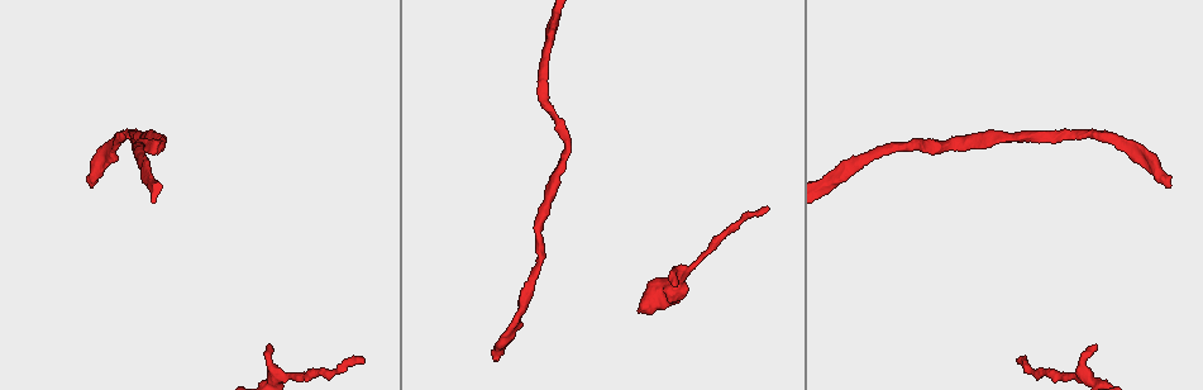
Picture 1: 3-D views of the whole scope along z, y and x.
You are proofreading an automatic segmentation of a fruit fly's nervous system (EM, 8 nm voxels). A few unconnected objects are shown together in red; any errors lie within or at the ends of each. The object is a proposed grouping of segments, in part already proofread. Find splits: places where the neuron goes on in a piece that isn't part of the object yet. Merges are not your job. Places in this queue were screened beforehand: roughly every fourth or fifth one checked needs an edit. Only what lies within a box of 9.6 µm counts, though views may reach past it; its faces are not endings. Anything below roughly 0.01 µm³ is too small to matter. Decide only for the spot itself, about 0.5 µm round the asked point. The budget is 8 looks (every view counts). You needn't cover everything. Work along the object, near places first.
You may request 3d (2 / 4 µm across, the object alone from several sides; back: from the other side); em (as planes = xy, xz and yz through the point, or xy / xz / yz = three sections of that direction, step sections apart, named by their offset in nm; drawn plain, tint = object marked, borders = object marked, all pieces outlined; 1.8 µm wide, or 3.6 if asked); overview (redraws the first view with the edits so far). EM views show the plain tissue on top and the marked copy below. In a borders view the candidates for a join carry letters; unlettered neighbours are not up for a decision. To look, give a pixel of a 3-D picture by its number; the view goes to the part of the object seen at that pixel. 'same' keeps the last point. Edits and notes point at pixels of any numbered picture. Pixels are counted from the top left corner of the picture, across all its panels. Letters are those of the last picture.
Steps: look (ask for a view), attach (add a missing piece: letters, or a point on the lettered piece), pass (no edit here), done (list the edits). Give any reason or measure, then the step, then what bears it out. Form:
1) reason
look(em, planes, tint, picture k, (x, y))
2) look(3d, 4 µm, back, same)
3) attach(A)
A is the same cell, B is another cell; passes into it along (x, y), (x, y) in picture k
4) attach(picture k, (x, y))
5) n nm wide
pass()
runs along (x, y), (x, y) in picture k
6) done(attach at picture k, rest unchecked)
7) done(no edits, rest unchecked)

look(3d, 2 µm, back, picture 1, (766, 208))

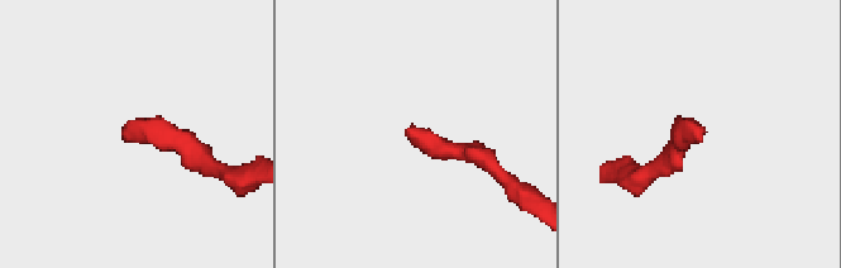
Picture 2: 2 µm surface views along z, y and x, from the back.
now the EM
look(em, planes, tint, picture 2, (126, 136))

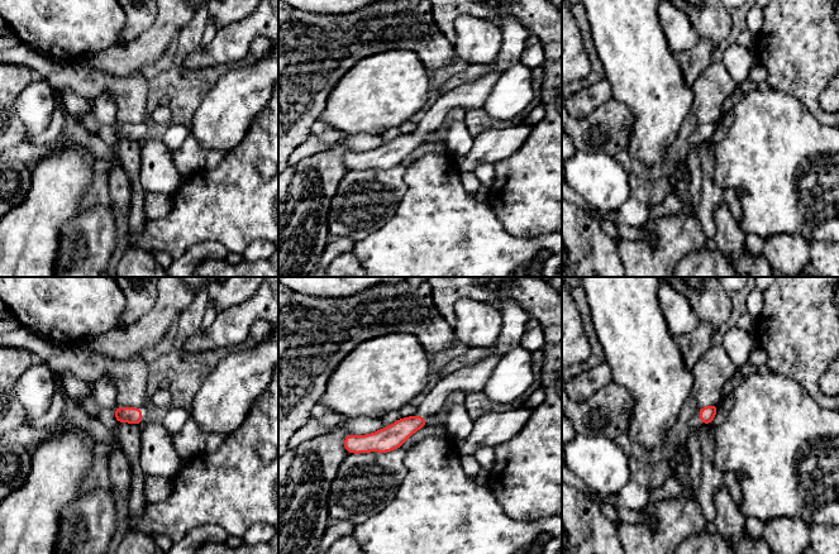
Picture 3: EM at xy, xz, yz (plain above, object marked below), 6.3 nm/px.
look(em, planes, borders, same)

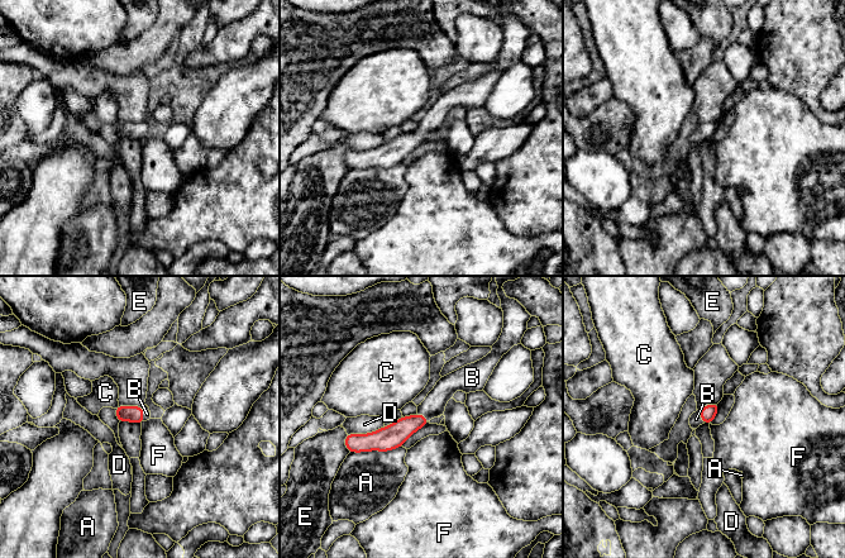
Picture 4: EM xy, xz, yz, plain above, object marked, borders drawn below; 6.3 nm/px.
attach(B)
B is the same cell, A, C, D, E and F are other cells; passes into it along (134, 414), (143, 414), (147, 414) in picture 4; it goes on there

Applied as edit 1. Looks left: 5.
thin end
look(em, planes, borders, picture 1, (674, 284))

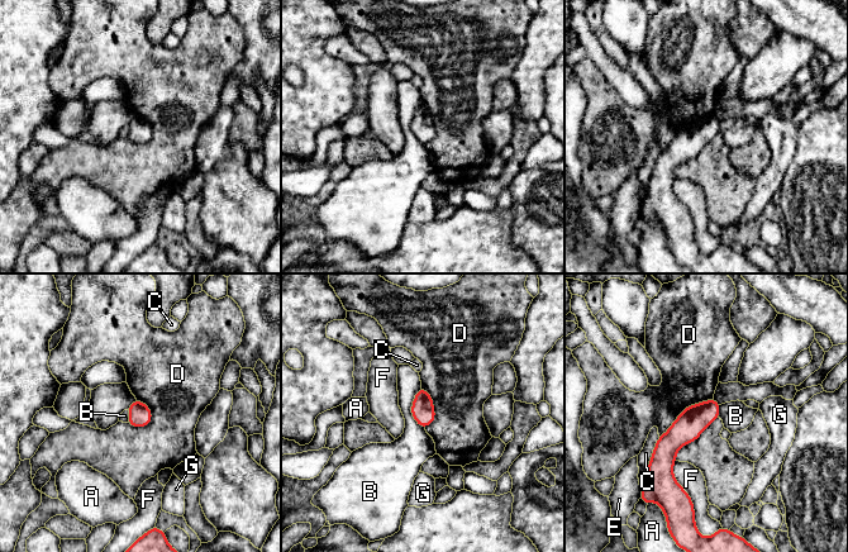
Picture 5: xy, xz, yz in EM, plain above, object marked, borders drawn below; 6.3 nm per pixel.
D touches over 420 nm
pass()
A, B, C, D, E, F and G are other cells; border along (713, 398), (686, 407), (660, 437) in picture 5; none of them fits

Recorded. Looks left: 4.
long arm stops here
look(em, planes, borders, picture 1, (493, 356))

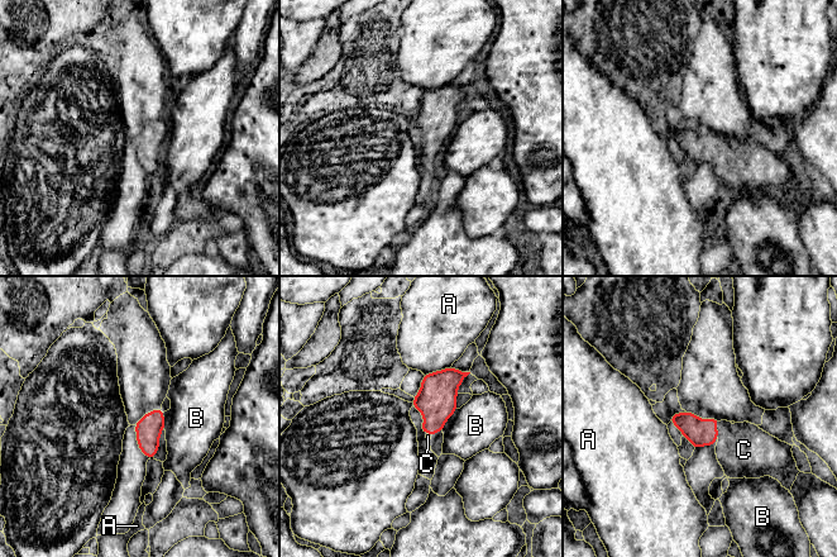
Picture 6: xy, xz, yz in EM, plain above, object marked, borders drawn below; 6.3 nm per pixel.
160 nm wide
attach(C)
C is the same cell, A and B are other cells; passes into it along (698, 432), (716, 429), (744, 450) in picture 6; the neuron continues

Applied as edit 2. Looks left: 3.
done(attach at picture 4, attach at picture 6, rest unchecked)

